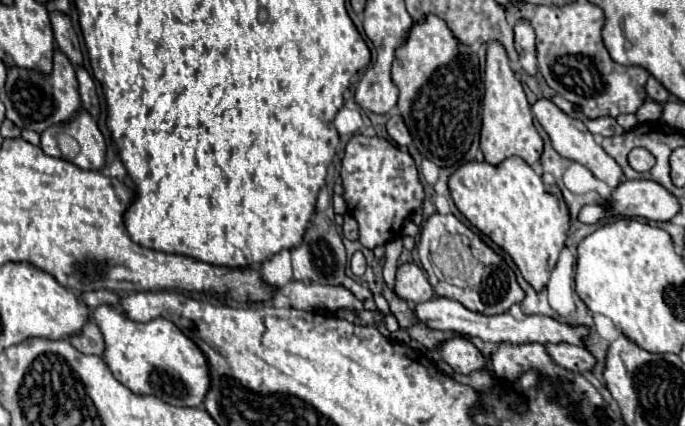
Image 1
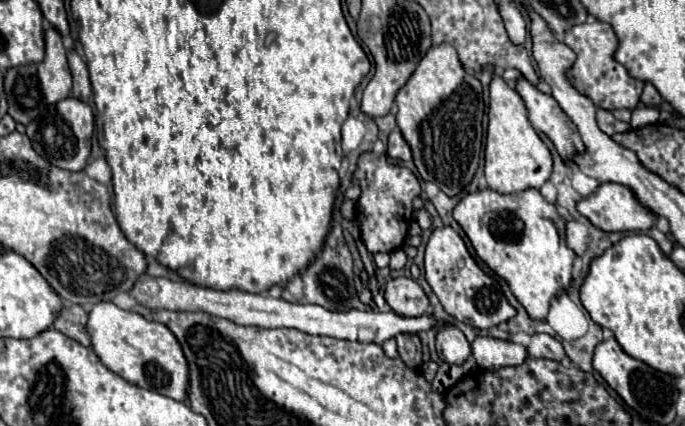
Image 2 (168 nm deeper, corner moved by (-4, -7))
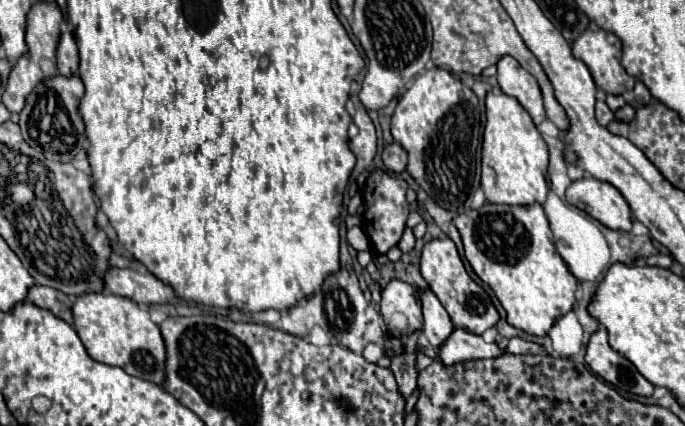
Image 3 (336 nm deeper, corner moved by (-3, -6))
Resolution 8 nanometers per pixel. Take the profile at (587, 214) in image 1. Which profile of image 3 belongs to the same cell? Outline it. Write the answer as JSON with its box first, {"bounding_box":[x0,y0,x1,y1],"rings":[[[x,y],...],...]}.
{"bounding_box":[566,177,632,229],"rings":[[[592,177],[574,181],[566,191],[566,199],[570,205],[586,211],[608,229],[632,229],[632,211],[626,199],[614,185],[606,181],[598,181]]]}

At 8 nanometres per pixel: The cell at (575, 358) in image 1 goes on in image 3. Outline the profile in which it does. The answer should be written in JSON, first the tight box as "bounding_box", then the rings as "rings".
{"bounding_box":[506,337,544,355],"rings":[[[514,337],[514,339],[508,341],[506,351],[508,351],[508,353],[522,353],[522,355],[526,355],[526,353],[544,353],[544,347],[542,347],[540,343],[524,341],[524,339],[520,339],[520,337]]]}

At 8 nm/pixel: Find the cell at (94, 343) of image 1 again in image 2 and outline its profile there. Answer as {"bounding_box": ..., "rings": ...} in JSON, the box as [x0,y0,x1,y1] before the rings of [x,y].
{"bounding_box":[53,304,91,346],"rings":[[[71,304],[71,306],[61,308],[59,316],[53,322],[53,328],[67,334],[73,340],[77,340],[83,346],[89,346],[91,340],[89,340],[85,324],[87,324],[87,312],[81,306]]]}

